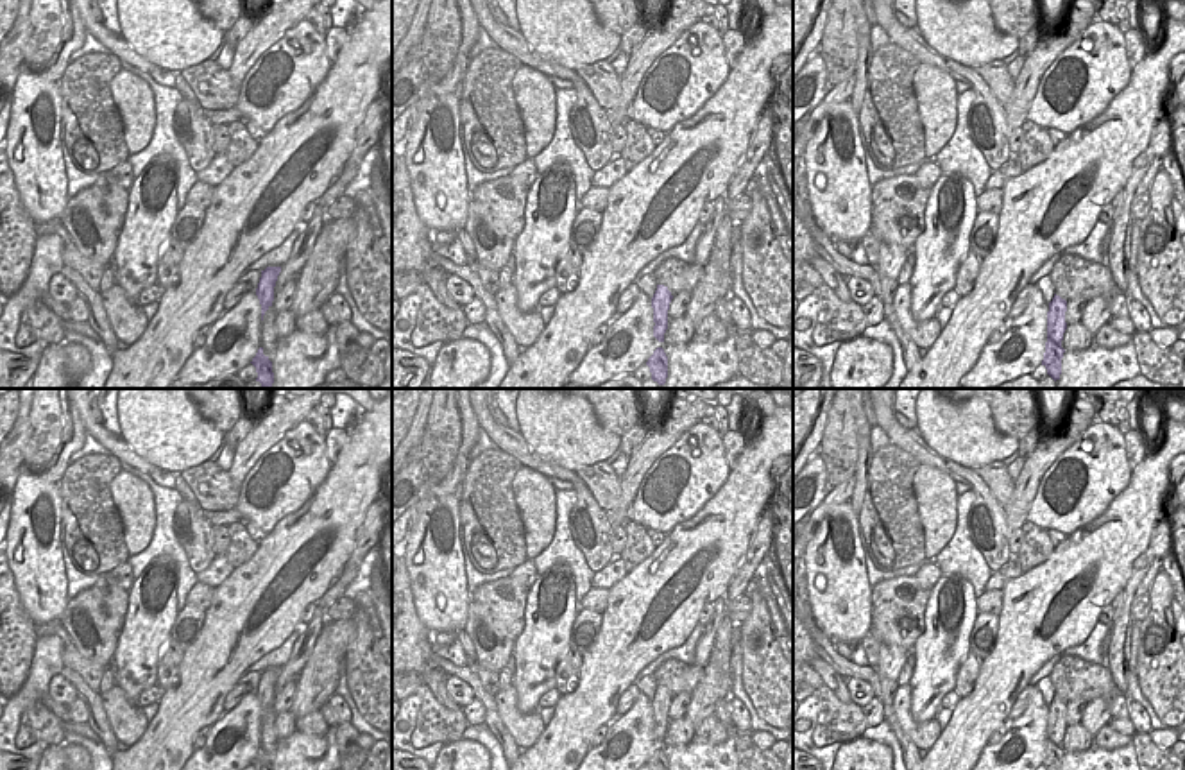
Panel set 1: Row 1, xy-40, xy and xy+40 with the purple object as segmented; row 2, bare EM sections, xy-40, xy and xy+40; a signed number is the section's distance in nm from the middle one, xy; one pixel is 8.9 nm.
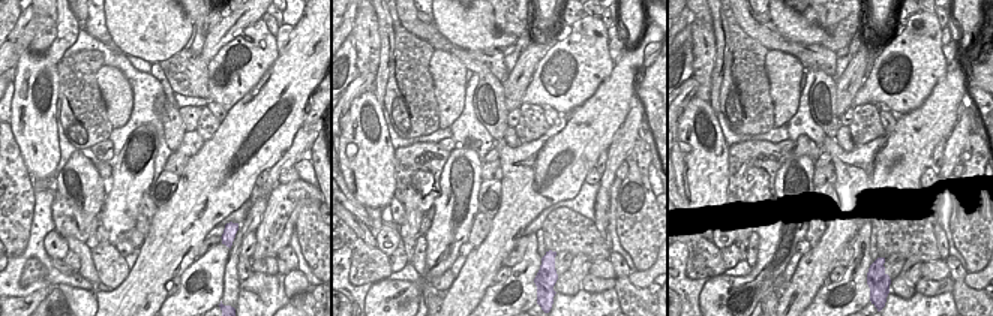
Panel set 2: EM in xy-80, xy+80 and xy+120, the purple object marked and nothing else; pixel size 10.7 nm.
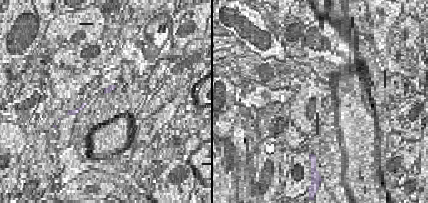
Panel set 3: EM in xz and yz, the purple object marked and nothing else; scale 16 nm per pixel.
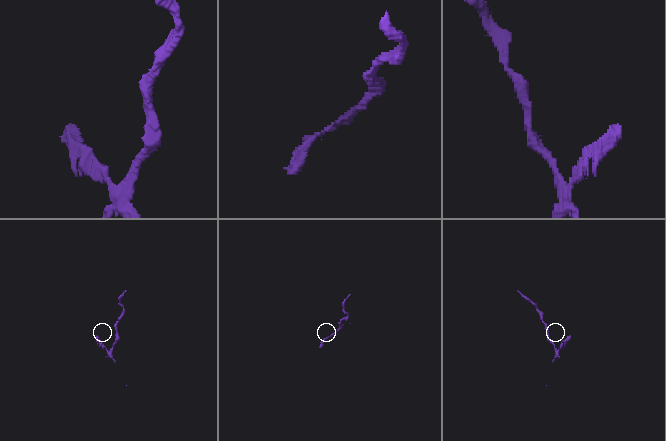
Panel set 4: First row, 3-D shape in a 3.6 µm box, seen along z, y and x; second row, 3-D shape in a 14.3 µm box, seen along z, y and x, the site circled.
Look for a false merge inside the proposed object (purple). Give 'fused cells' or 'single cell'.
fused cells

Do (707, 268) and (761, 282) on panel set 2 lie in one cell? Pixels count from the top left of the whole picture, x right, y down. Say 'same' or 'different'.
different

